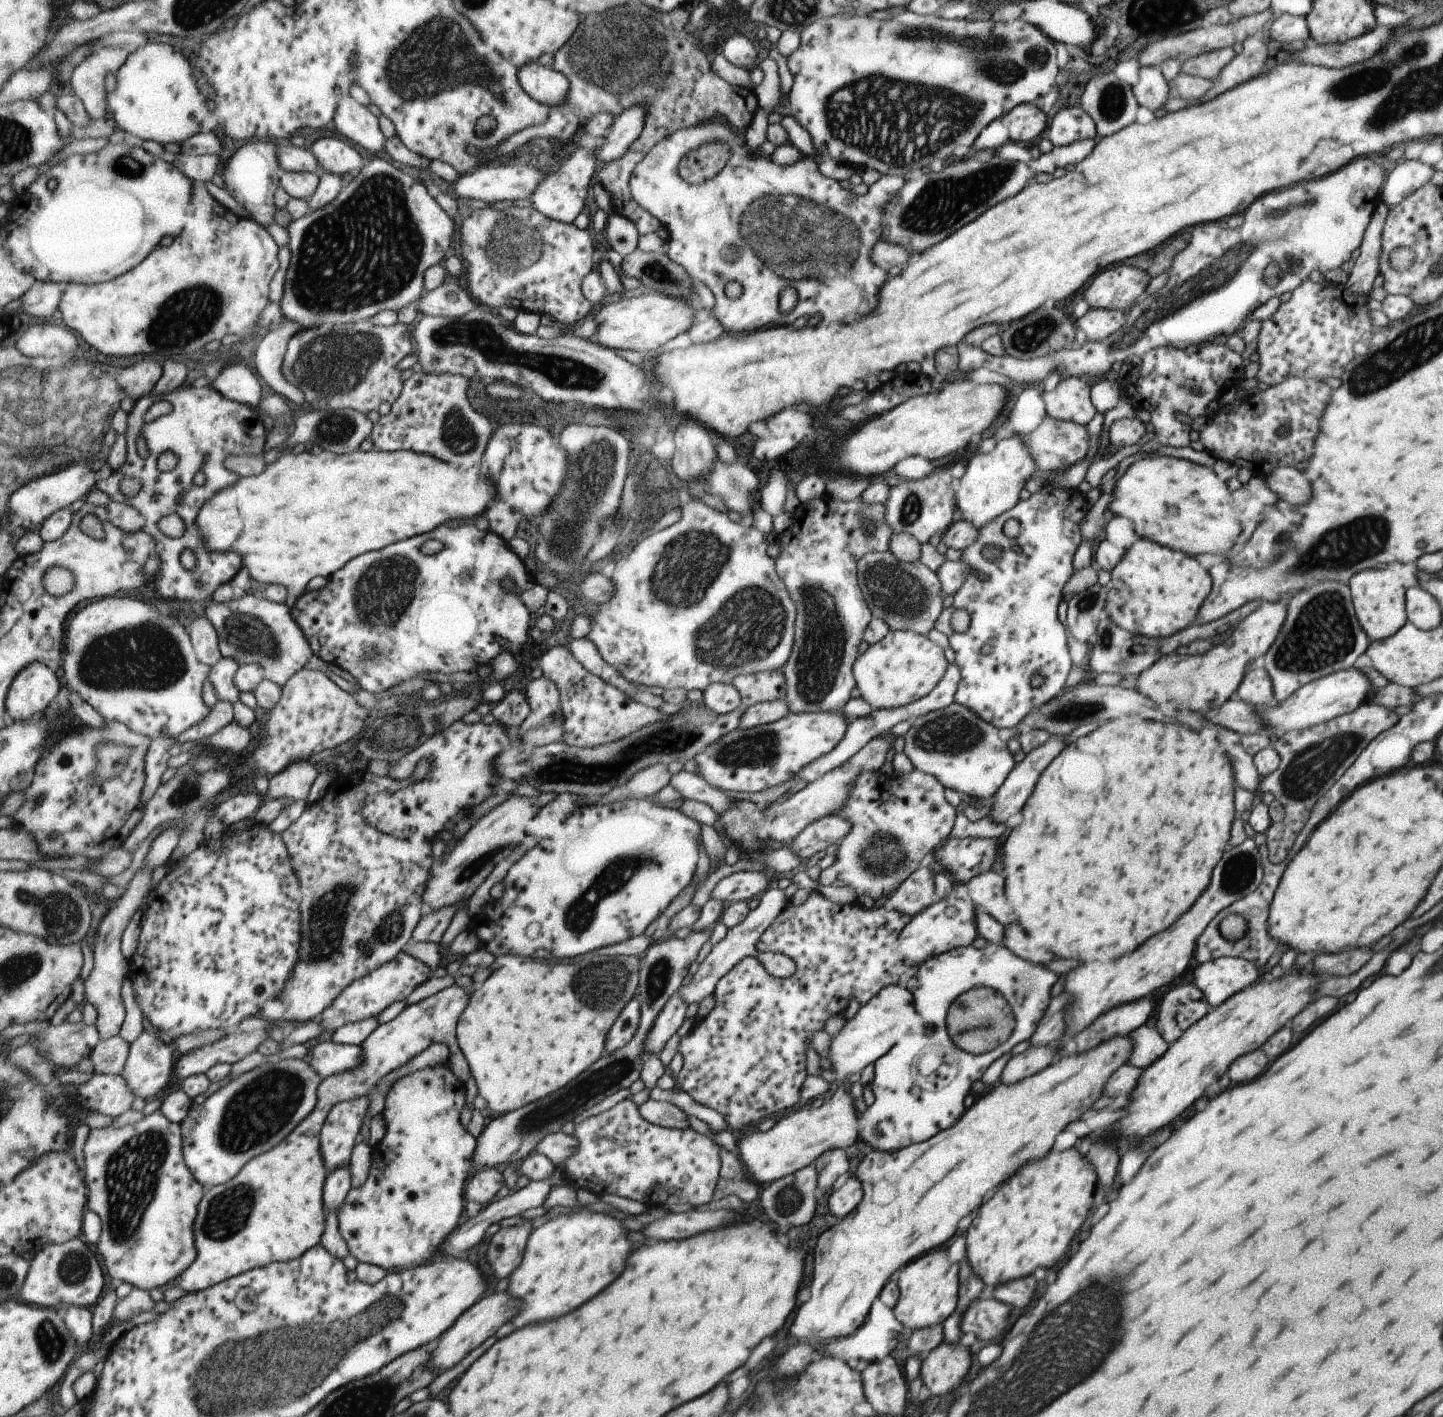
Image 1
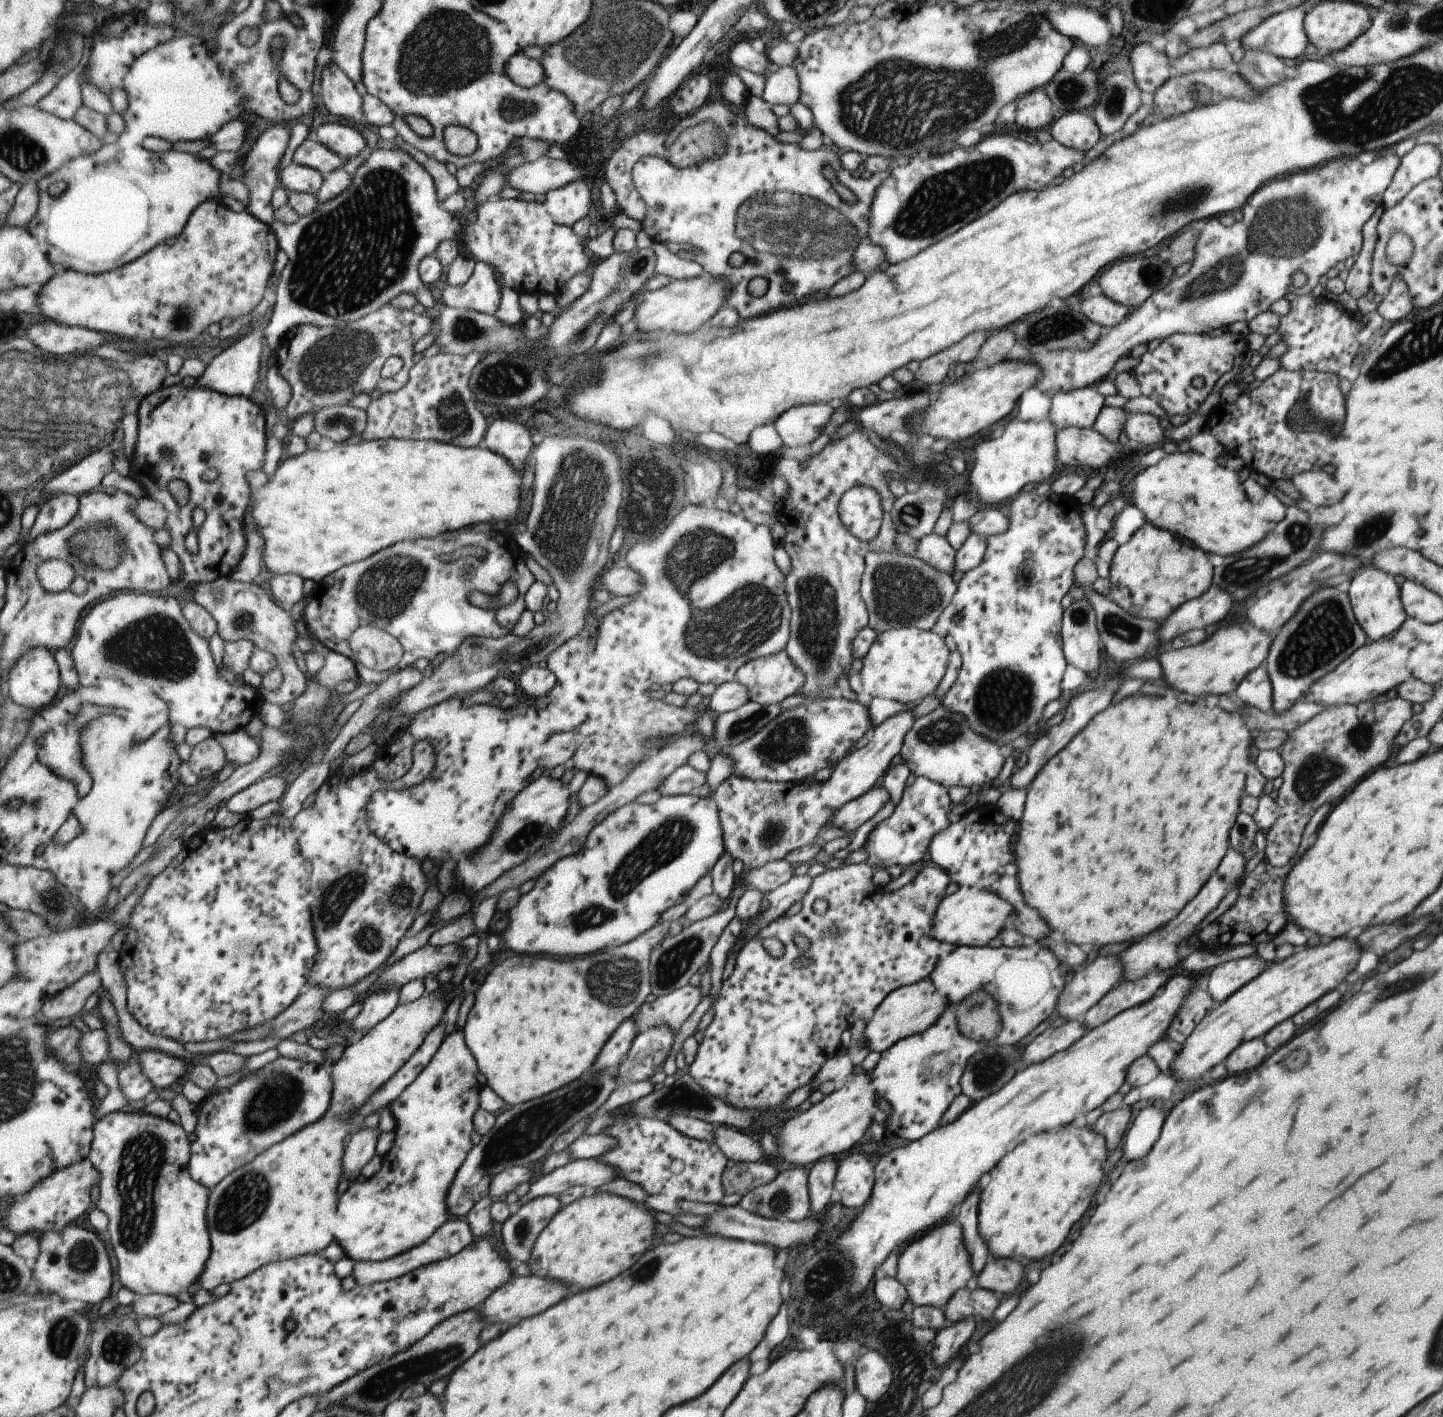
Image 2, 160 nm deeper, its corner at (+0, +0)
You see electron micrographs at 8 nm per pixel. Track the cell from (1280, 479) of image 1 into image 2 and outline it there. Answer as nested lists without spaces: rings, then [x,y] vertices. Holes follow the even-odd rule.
[[[1321,471],[1301,472],[1293,478],[1296,492],[1303,496],[1303,500],[1311,502],[1313,506],[1329,507],[1337,504],[1345,490],[1331,478],[1330,474]]]

